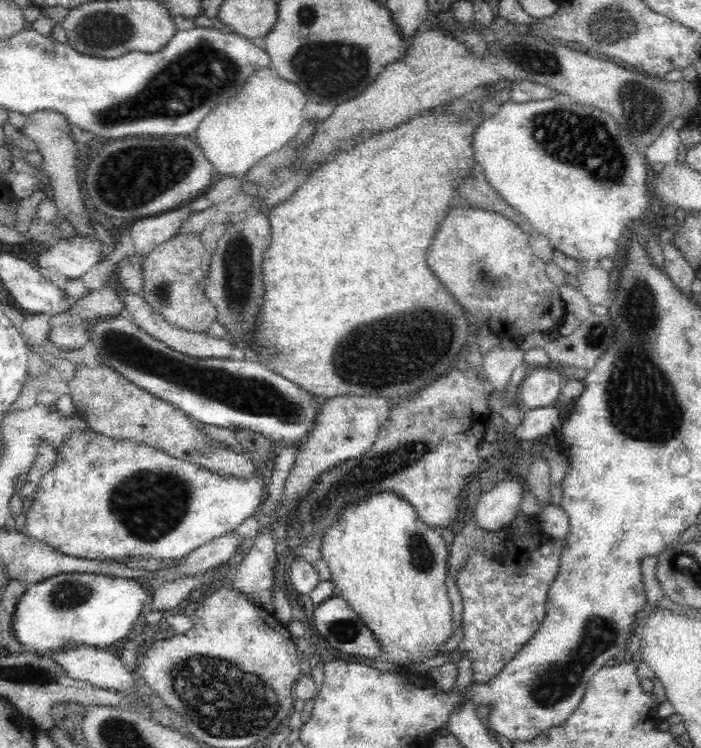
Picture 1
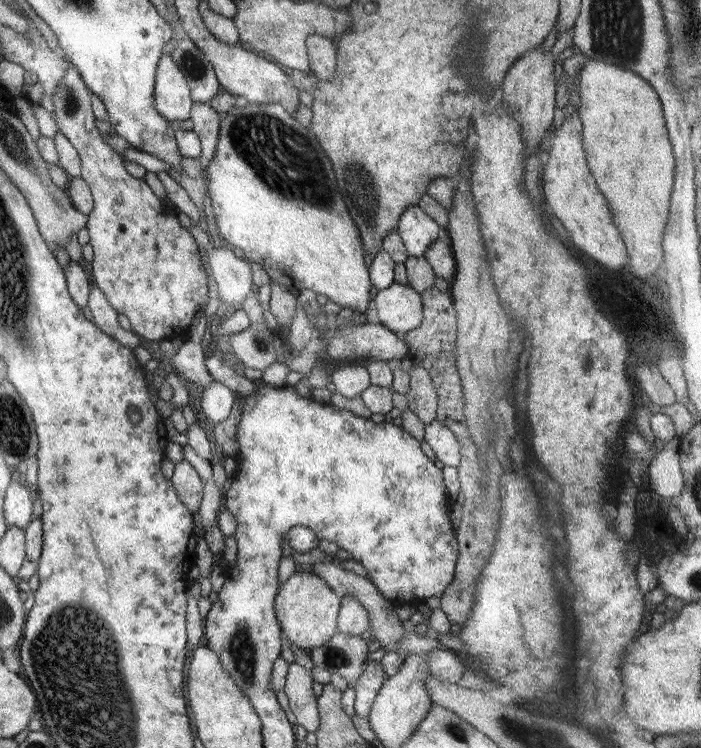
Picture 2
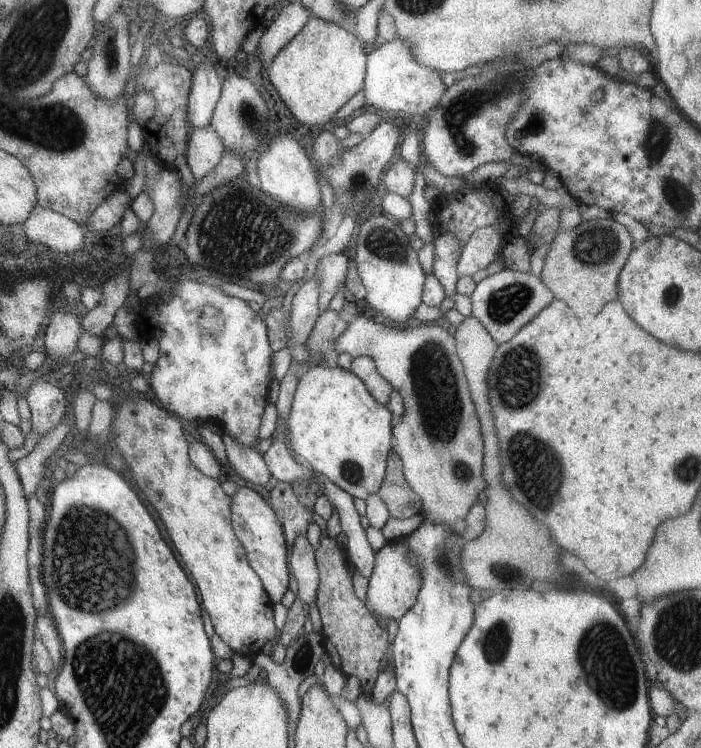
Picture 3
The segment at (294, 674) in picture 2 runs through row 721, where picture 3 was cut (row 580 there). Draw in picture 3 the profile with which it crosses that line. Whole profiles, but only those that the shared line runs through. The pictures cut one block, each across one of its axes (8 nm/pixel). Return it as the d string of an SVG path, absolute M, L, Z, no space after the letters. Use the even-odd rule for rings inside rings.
M305 534L295 536L293 546L288 553L288 570L297 583L297 600L309 604L315 600L318 585L318 570L315 562L315 550L311 547Z

